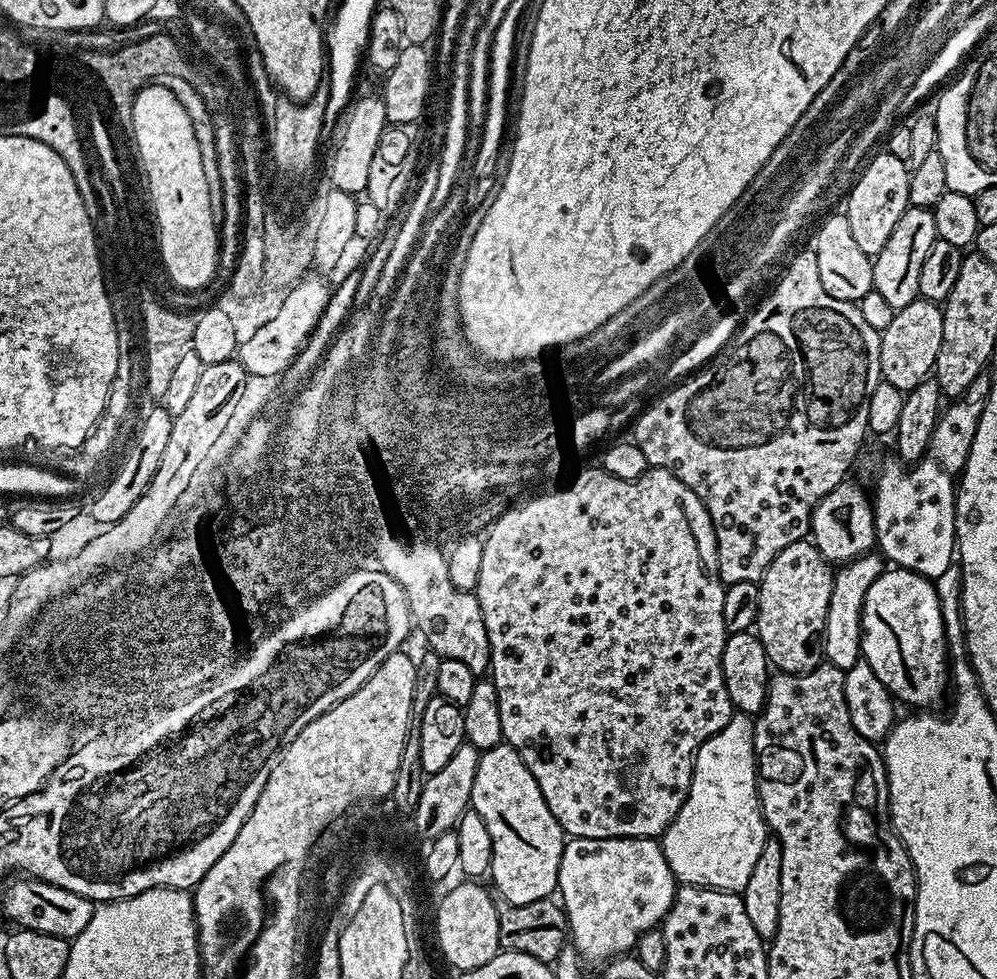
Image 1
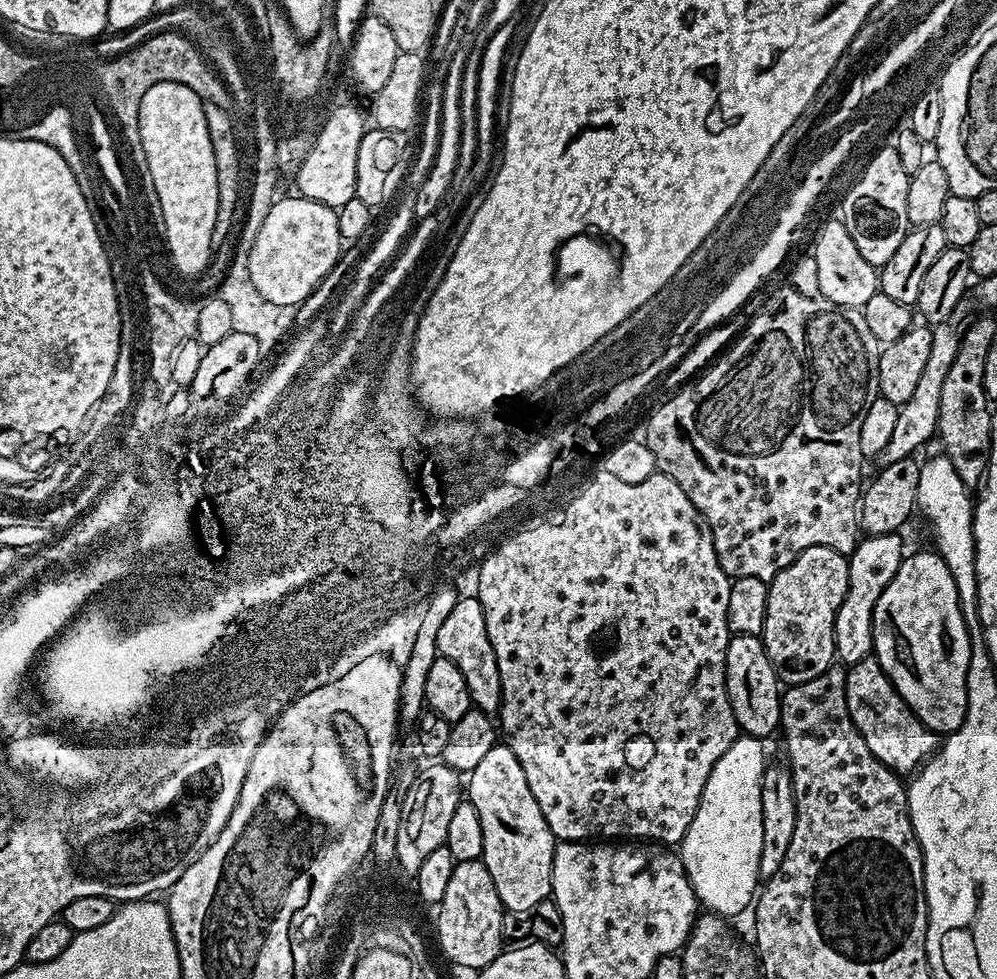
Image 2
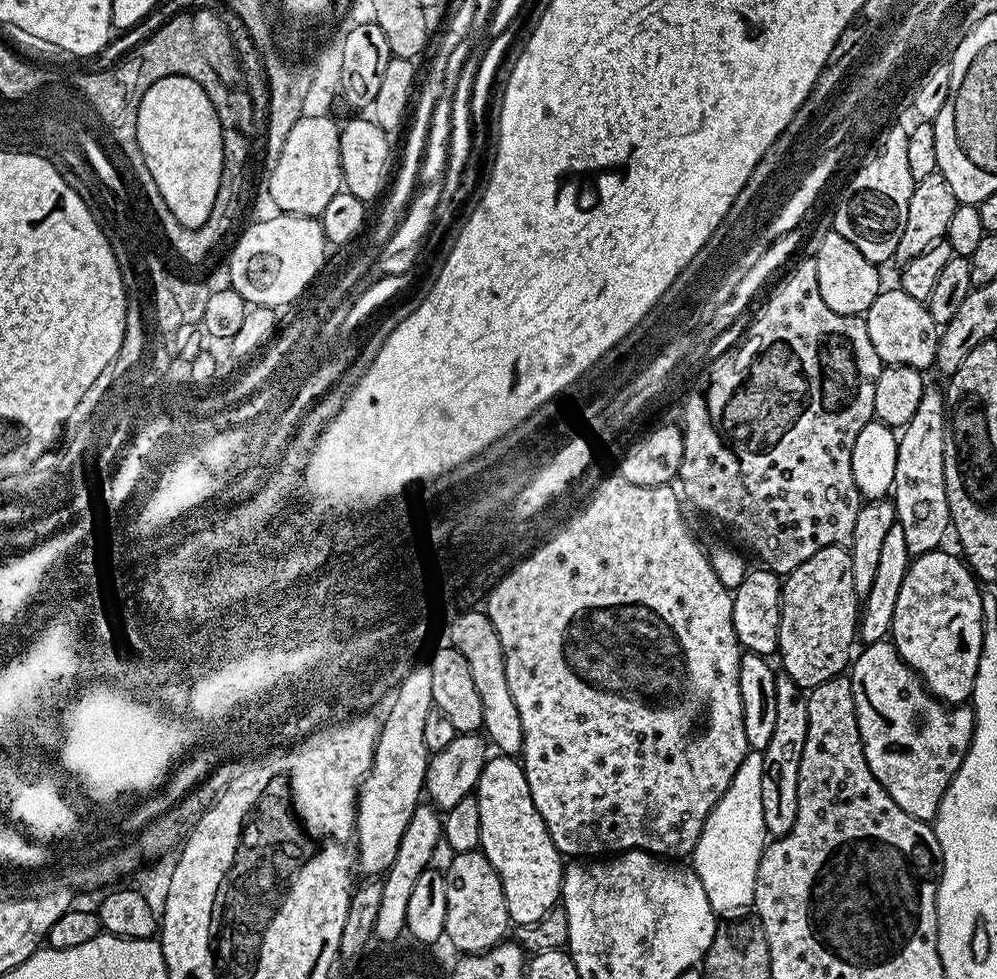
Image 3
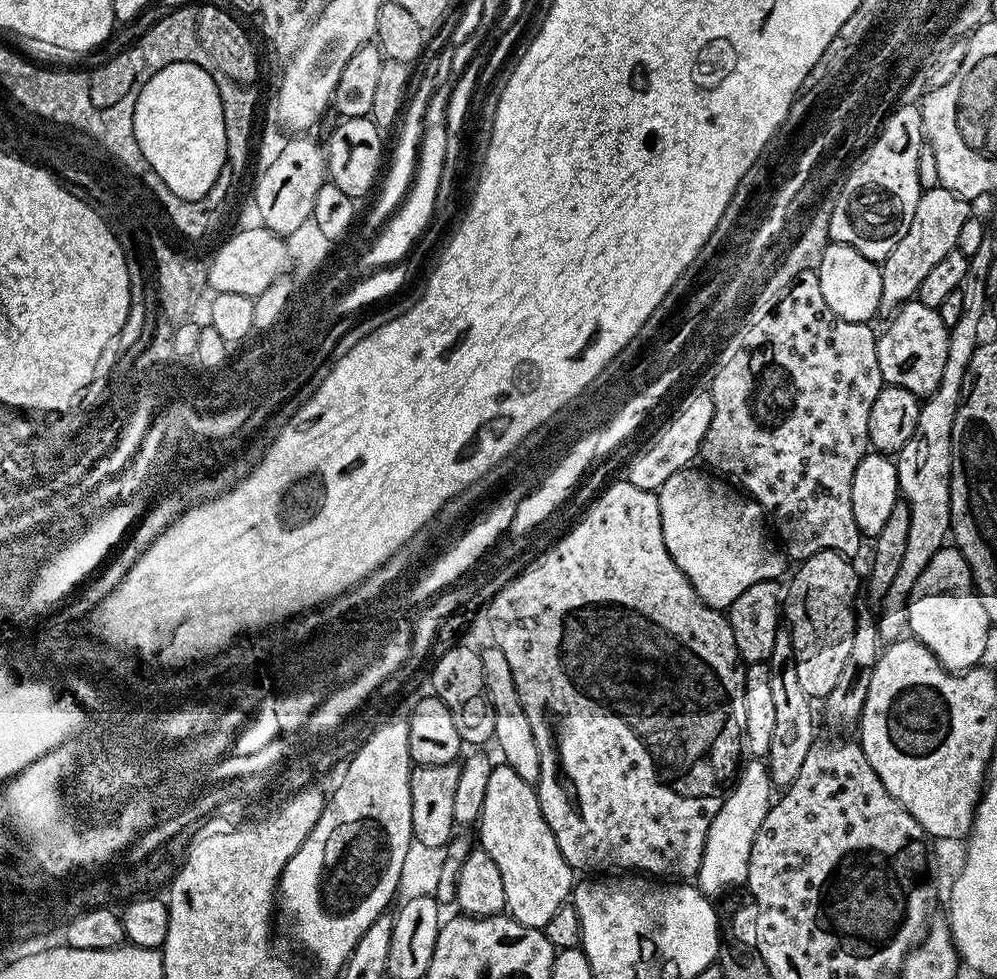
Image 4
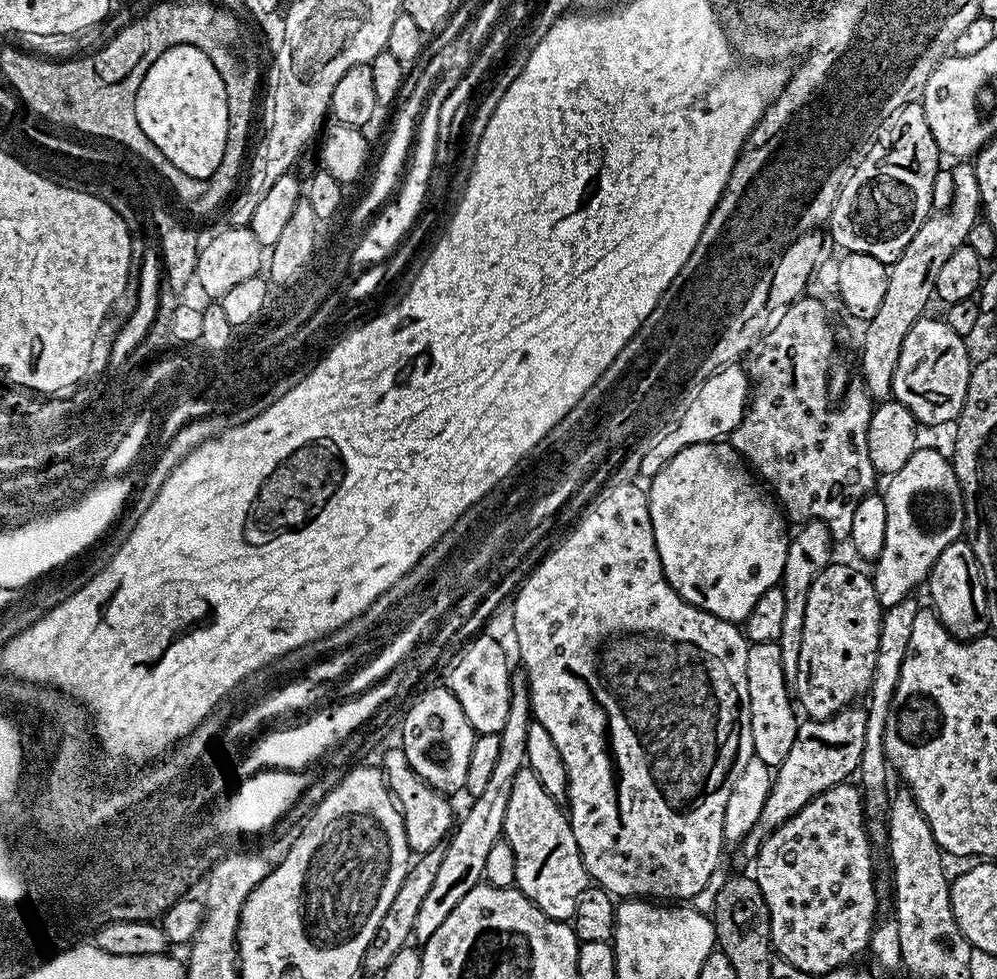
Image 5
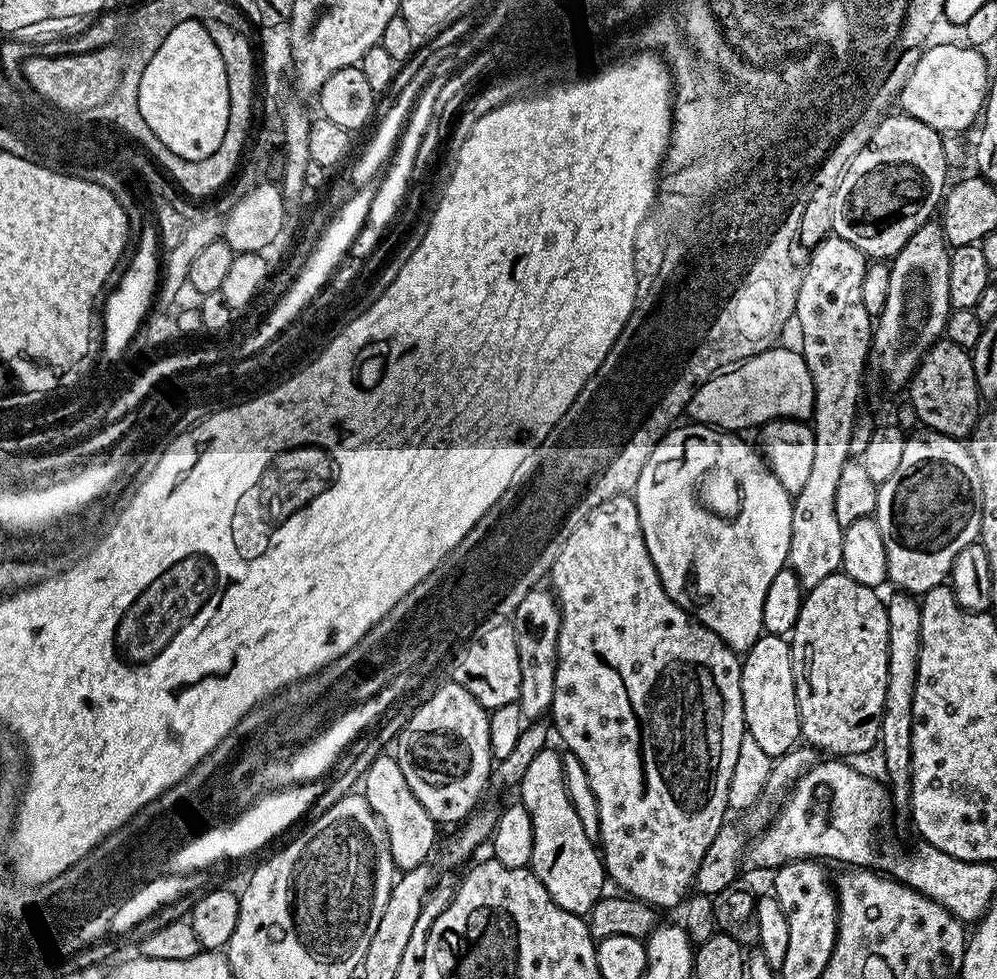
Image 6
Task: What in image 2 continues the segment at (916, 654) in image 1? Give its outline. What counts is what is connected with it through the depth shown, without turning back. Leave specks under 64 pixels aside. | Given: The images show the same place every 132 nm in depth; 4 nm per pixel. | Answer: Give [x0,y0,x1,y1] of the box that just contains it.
[872,552,972,734]

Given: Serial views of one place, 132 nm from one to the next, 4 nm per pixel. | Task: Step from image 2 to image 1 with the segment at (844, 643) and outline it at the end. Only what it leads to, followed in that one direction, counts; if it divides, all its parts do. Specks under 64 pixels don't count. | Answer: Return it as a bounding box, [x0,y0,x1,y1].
[824,550,886,672]

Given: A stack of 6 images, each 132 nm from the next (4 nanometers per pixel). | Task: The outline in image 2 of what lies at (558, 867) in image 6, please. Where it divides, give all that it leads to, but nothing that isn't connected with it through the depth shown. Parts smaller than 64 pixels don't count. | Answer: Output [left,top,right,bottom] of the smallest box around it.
[466,743,558,912]

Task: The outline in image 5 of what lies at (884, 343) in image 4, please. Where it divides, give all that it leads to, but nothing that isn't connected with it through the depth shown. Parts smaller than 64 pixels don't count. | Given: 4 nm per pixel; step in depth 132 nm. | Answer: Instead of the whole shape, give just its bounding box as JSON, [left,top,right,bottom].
[892,319,974,425]

